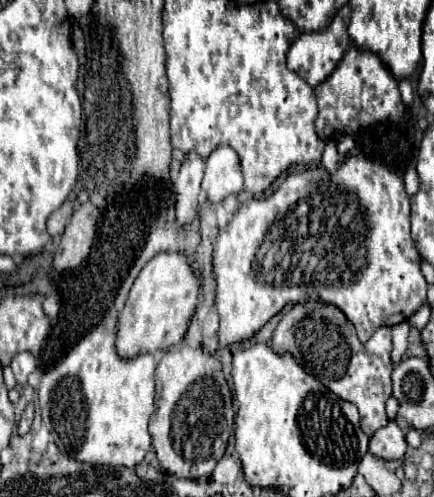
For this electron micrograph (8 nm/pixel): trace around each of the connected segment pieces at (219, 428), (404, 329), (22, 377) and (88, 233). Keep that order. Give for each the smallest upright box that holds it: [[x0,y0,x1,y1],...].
[[148,342,234,478],[392,322,410,364],[12,352,38,386],[54,202,102,270]]

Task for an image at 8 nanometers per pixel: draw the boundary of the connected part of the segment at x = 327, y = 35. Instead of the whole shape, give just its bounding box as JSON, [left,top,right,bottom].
[286,6,352,88]

